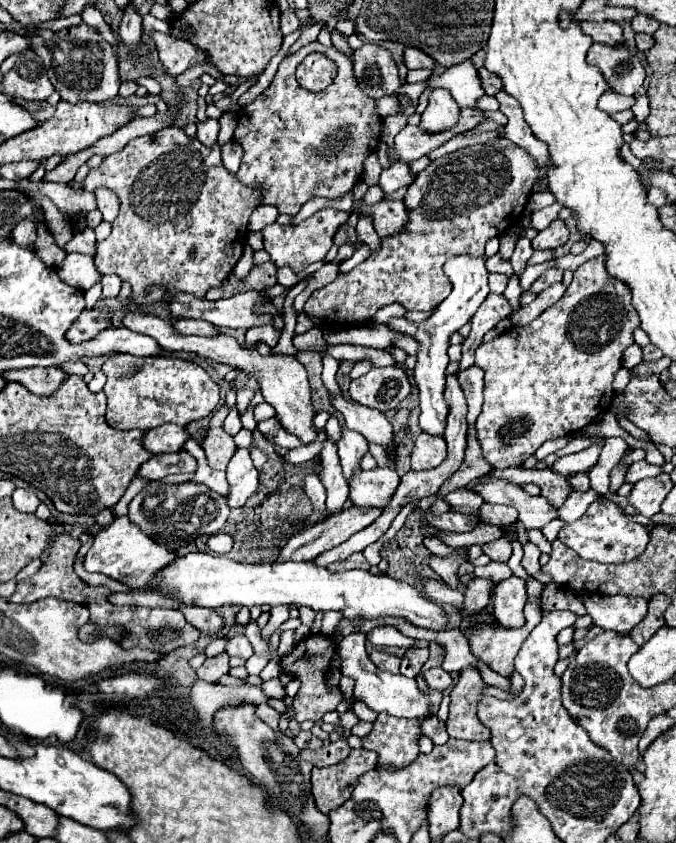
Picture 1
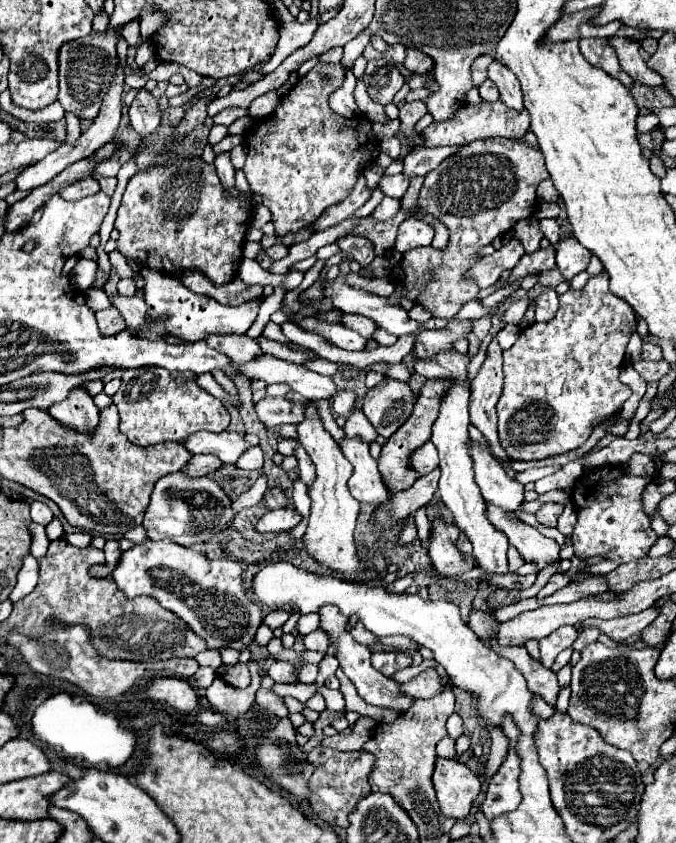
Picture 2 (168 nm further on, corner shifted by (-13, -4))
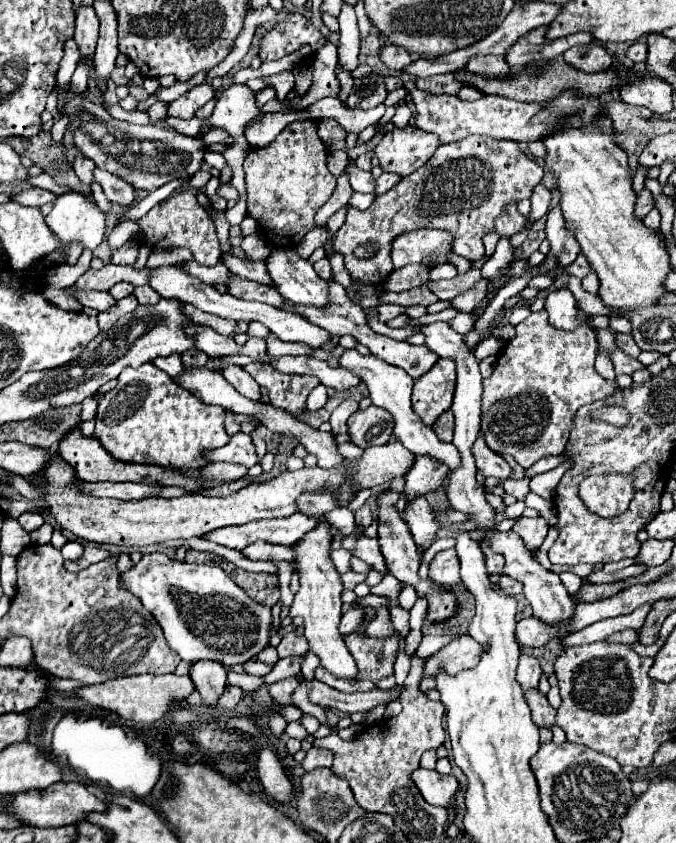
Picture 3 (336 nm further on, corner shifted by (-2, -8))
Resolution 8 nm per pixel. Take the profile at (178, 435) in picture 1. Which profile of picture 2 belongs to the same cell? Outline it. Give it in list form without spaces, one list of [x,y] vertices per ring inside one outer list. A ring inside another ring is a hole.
[[[195,432],[189,440],[183,442],[183,446],[191,454],[213,454],[225,464],[235,464],[239,456],[249,450],[251,446],[259,446],[259,438],[255,434],[241,434],[241,432]]]

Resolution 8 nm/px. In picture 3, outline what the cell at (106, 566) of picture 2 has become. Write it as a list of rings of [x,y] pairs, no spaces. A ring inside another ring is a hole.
[[[88,544],[80,560],[76,560],[76,562],[66,560],[64,566],[66,566],[70,572],[80,572],[80,570],[88,568],[90,564],[96,564],[96,562],[100,562],[100,560],[106,560],[108,556],[110,556],[108,550],[102,550],[102,548],[98,548],[98,546],[90,546],[90,544]]]

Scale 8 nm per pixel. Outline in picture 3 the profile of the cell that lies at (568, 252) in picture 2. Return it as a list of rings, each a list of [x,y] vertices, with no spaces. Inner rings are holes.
[[[560,206],[552,208],[546,216],[546,238],[550,242],[550,254],[556,258],[560,268],[570,266],[578,258],[580,246],[572,240],[570,232],[564,232],[564,216],[560,216]]]

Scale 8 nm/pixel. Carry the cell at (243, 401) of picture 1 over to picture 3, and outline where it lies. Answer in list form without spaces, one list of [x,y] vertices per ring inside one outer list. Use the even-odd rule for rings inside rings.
[[[250,362],[246,364],[246,370],[268,392],[268,398],[274,406],[296,412],[296,416],[306,410],[306,398],[320,382],[314,376],[282,374],[274,370],[268,362]]]

